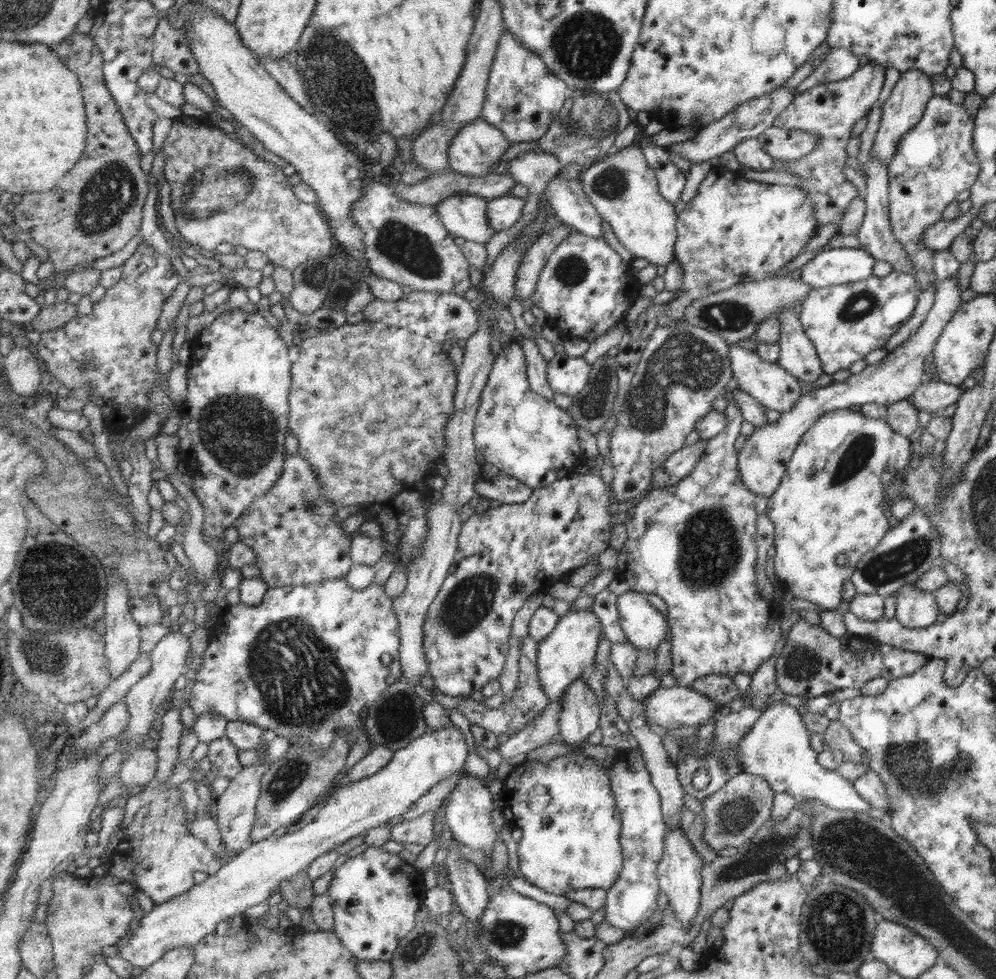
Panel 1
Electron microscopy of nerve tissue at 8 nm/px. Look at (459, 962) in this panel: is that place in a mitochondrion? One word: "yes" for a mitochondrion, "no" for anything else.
no

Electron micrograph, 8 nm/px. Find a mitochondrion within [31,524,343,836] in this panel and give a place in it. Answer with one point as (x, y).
(290, 775)

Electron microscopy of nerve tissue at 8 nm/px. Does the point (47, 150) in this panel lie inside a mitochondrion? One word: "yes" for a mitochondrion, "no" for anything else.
no

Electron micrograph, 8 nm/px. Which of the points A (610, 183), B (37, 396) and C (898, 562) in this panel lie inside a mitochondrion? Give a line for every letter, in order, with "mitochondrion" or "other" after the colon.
A: mitochondrion
B: other
C: mitochondrion

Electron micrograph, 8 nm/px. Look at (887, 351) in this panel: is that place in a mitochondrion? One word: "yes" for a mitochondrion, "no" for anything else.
no

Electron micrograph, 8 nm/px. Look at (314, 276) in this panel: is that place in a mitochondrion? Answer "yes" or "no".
yes

